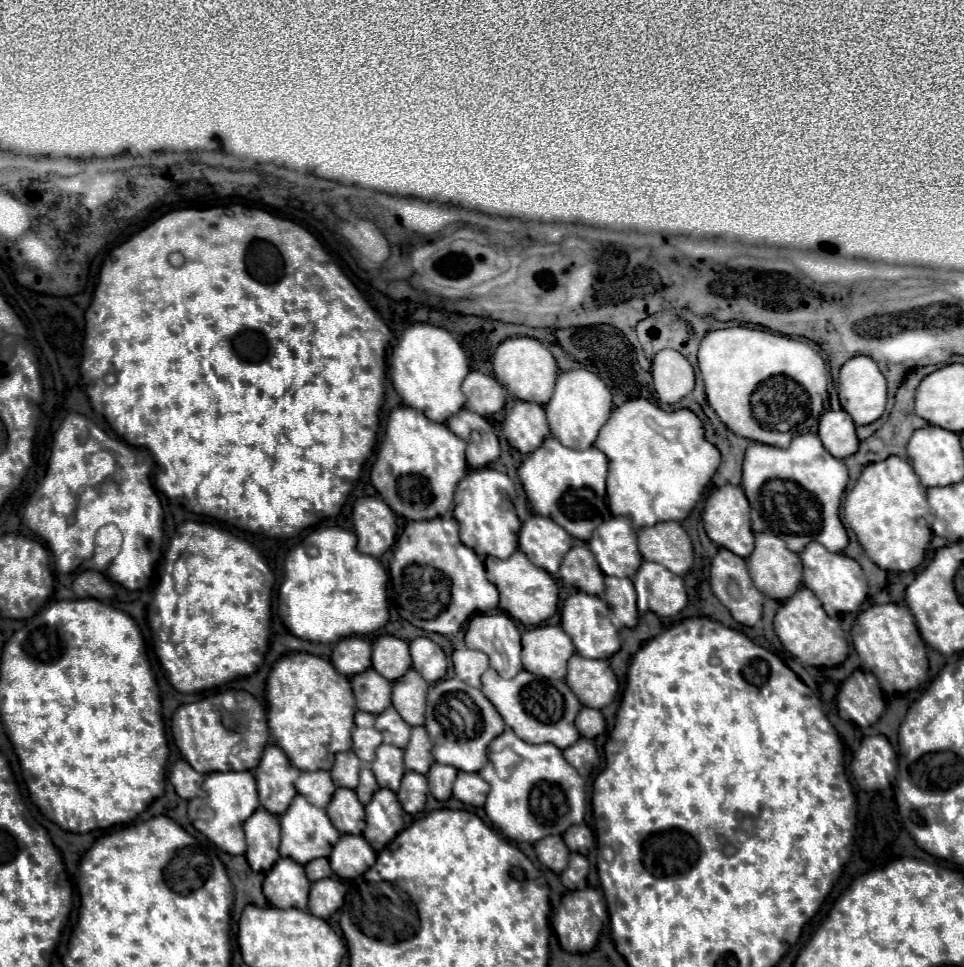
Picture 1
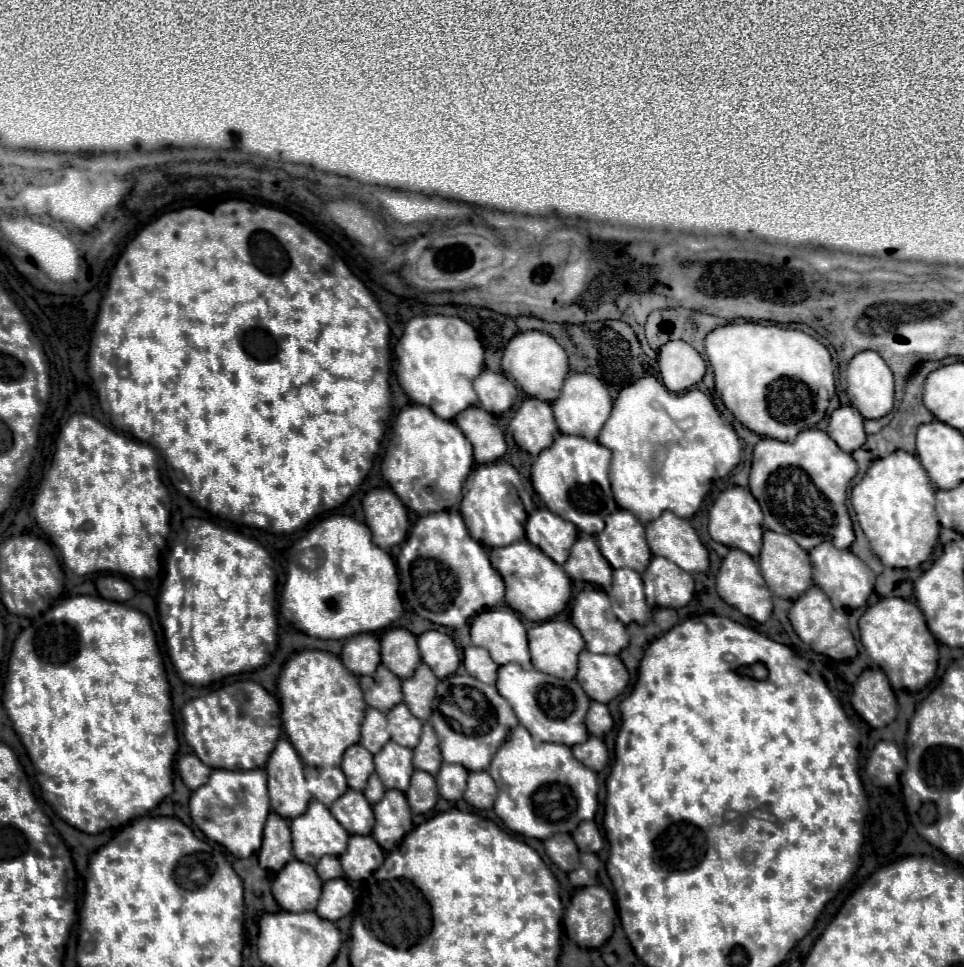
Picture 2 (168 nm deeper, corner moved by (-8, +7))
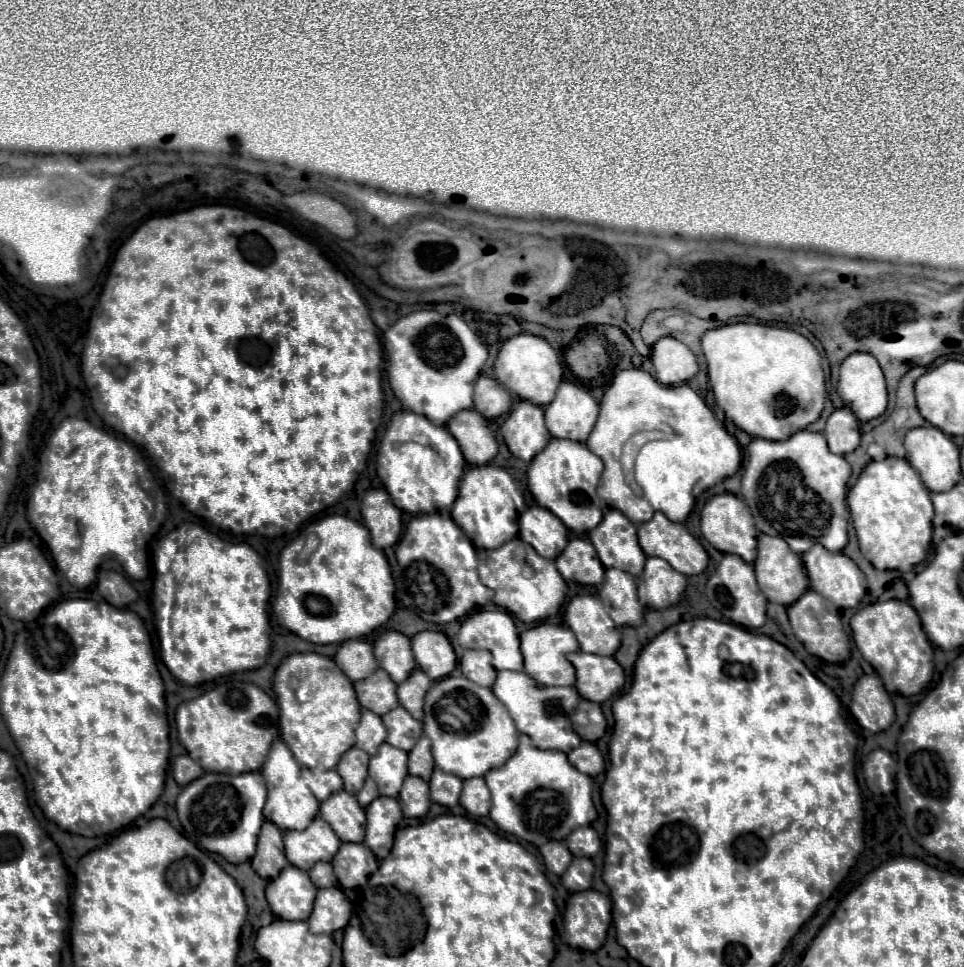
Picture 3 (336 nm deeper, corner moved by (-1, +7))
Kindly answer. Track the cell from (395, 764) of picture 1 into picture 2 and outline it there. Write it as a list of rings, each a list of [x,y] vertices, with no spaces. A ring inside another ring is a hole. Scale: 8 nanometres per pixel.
[[[388,742],[376,756],[374,756],[374,764],[376,764],[376,774],[380,776],[382,784],[390,790],[396,788],[400,792],[408,790],[410,784],[410,776],[414,772],[412,766],[412,750],[404,748],[396,742]]]

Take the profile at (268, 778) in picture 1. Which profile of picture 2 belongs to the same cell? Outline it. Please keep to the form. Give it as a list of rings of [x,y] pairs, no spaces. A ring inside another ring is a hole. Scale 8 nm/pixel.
[[[286,738],[278,740],[278,744],[276,744],[276,748],[274,748],[274,752],[272,752],[272,756],[270,756],[268,764],[266,764],[266,772],[268,772],[268,794],[270,794],[270,800],[272,800],[272,810],[274,810],[278,816],[284,816],[286,820],[294,820],[296,816],[300,816],[300,812],[304,812],[304,808],[308,808],[308,800],[316,799],[314,798],[314,794],[310,794],[310,790],[308,790],[306,778],[308,778],[312,772],[316,772],[318,768],[324,767],[311,767],[303,764],[298,752],[294,750],[294,747]]]

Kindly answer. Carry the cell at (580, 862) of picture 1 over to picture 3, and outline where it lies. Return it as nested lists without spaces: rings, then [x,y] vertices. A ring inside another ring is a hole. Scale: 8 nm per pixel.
[[[574,857],[571,865],[561,876],[561,880],[567,890],[587,890],[592,887],[594,864],[591,859]]]

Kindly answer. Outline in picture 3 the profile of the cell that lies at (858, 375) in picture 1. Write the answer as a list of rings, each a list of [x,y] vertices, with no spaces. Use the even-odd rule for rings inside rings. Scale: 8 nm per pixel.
[[[853,352],[843,360],[837,392],[861,422],[881,416],[887,408],[883,372],[879,362],[865,352]]]

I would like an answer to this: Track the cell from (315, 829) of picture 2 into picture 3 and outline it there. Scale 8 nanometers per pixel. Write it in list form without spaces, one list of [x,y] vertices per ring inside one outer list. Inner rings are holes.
[[[315,816],[305,830],[287,830],[283,838],[287,860],[305,872],[321,860],[331,862],[341,846],[337,834],[321,816]]]

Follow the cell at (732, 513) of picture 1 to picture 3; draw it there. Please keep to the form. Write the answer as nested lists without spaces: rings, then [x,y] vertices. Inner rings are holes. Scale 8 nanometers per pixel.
[[[717,494],[705,504],[705,508],[701,512],[701,534],[719,552],[737,554],[749,564],[755,560],[757,528],[753,524],[753,516],[749,512],[749,506],[735,494]]]

